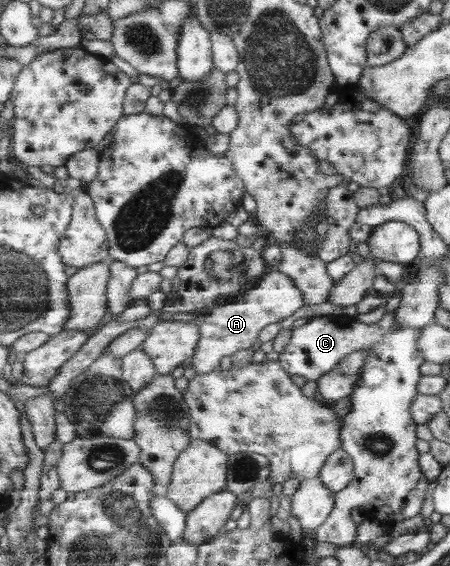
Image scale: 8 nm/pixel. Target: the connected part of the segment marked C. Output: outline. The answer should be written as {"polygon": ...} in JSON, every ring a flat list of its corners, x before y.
{"polygon":[[395,311,385,313,376,324,361,323,356,319,349,319,342,323,336,316,313,316,301,327,292,330,292,335,285,349,279,353,278,362,291,375,301,375,307,380,318,381,320,377,334,371,343,359,355,351,370,349,370,354,363,366,361,377,350,395,351,411,343,419,340,433,342,448,352,457,354,463,354,479,347,489,339,491,335,497,335,508,329,520,317,529,315,538,318,542,333,543,338,547,354,545,357,540,357,527,351,519,351,511,357,509,366,518,379,521,390,526,421,515,425,493,427,493,427,475,421,473,419,467,419,451,417,451,417,422,412,416,412,405,418,396,419,384,422,381,421,365,425,363,422,351,418,346,421,335,420,329,398,326]]}

